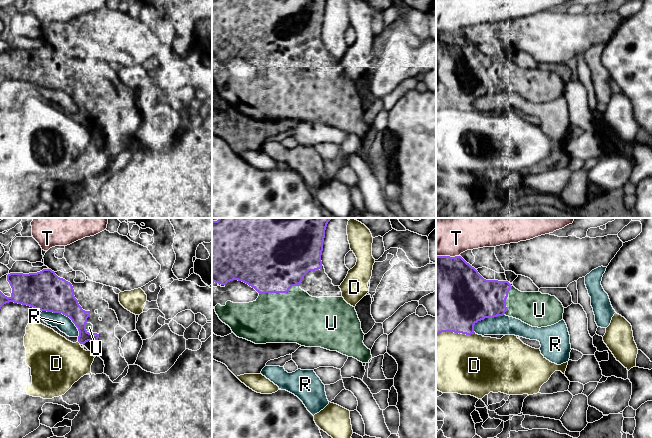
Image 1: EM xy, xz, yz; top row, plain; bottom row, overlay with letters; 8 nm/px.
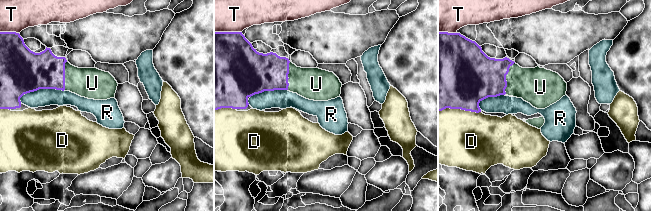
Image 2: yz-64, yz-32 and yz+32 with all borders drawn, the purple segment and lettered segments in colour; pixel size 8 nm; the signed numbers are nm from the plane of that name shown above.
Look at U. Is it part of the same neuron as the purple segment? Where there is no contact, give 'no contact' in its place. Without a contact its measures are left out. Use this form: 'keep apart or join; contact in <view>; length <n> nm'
join; contact in xz; length 340 nm

